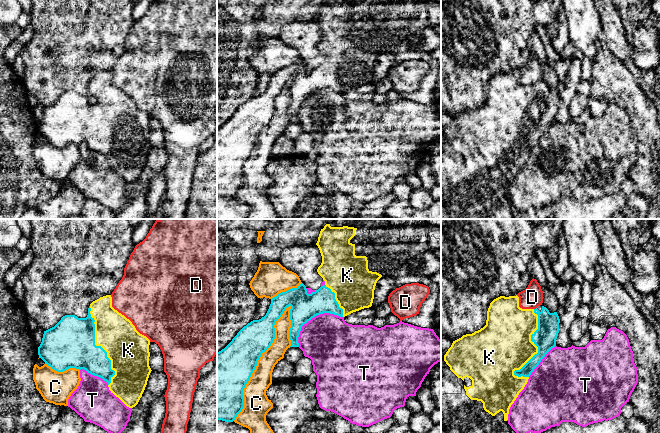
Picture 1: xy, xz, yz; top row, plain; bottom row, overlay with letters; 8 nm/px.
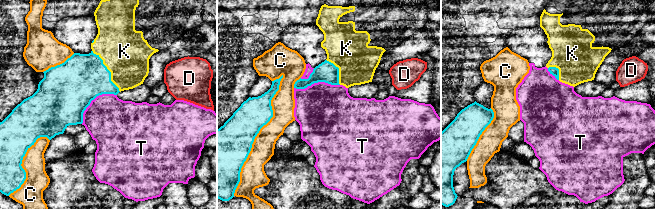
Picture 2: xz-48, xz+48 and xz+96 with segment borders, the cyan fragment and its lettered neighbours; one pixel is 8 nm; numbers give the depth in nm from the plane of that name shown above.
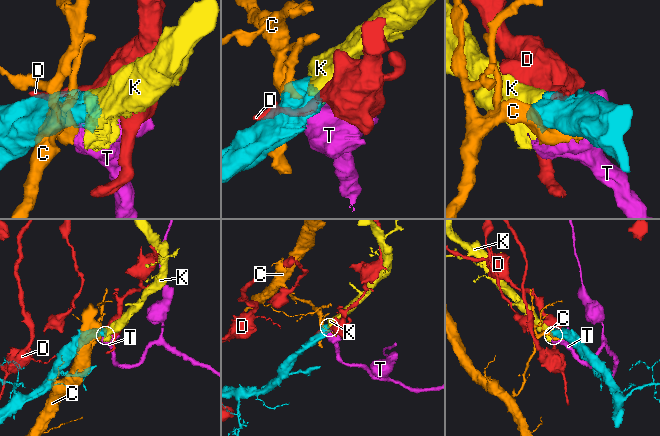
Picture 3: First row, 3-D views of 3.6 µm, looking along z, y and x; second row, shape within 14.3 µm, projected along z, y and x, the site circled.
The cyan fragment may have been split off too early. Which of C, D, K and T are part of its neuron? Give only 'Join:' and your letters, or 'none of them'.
Join: K

